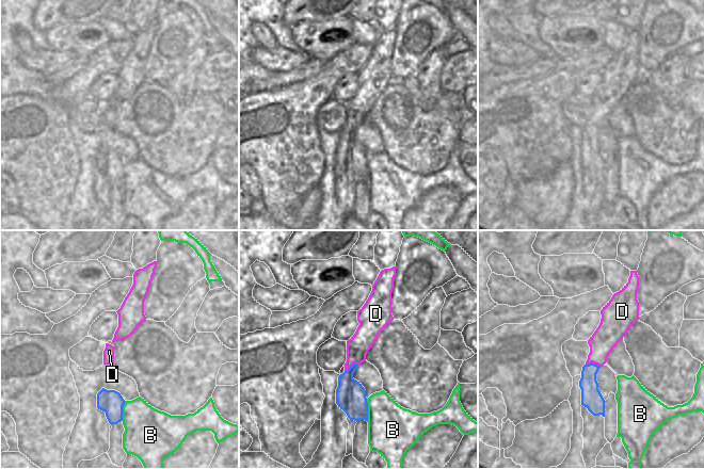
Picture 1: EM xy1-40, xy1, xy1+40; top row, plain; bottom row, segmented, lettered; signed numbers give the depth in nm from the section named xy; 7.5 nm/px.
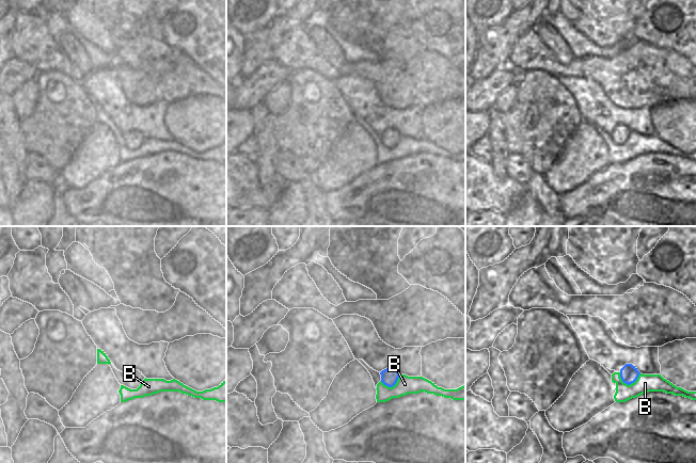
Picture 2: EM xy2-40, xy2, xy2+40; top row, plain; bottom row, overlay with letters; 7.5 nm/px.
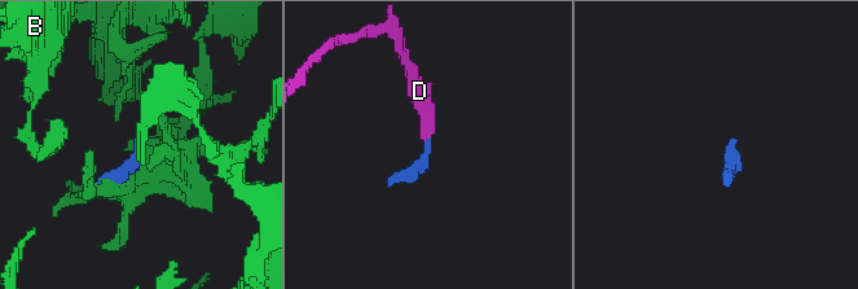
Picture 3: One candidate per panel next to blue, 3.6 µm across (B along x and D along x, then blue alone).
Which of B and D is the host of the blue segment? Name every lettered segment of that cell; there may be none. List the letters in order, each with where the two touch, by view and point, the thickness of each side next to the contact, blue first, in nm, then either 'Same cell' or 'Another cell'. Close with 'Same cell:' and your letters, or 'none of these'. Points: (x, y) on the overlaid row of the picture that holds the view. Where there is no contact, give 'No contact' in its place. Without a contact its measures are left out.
B: Touches blue at xy2+40 (630, 383). Thickness 140 nm (blue) against 140 nm. Another cell
D: Touches blue at xy1 (351, 366). Thickness 220 nm (blue) against 170 nm. Another cell
Same cell: none of these

